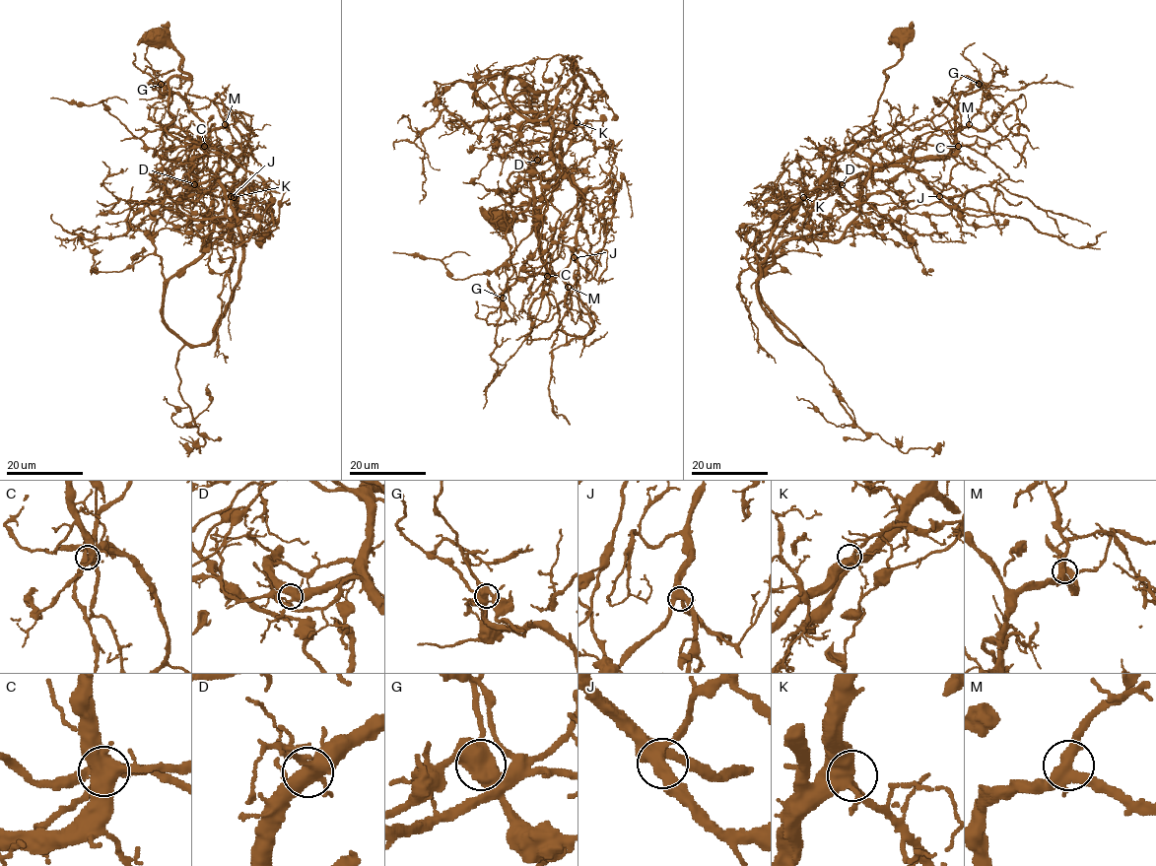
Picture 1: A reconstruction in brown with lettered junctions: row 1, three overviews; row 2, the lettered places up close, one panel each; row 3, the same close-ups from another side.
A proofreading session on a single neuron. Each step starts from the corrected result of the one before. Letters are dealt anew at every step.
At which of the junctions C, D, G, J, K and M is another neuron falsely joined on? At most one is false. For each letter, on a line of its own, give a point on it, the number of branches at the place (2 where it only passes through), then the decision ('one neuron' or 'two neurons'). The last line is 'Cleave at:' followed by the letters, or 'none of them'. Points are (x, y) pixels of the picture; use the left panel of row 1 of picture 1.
C: at (204, 146); 5 branches meet; two neurons
D: at (194, 184); 5 branches meet; one neuron
G: at (161, 84); 5 branches meet; one neuron
J: at (231, 196); 4 branches meet; one neuron
K: at (234, 197); 6 branches meet; one neuron
M: at (225, 124); 4 branches meet; one neuron
Cleave at: C

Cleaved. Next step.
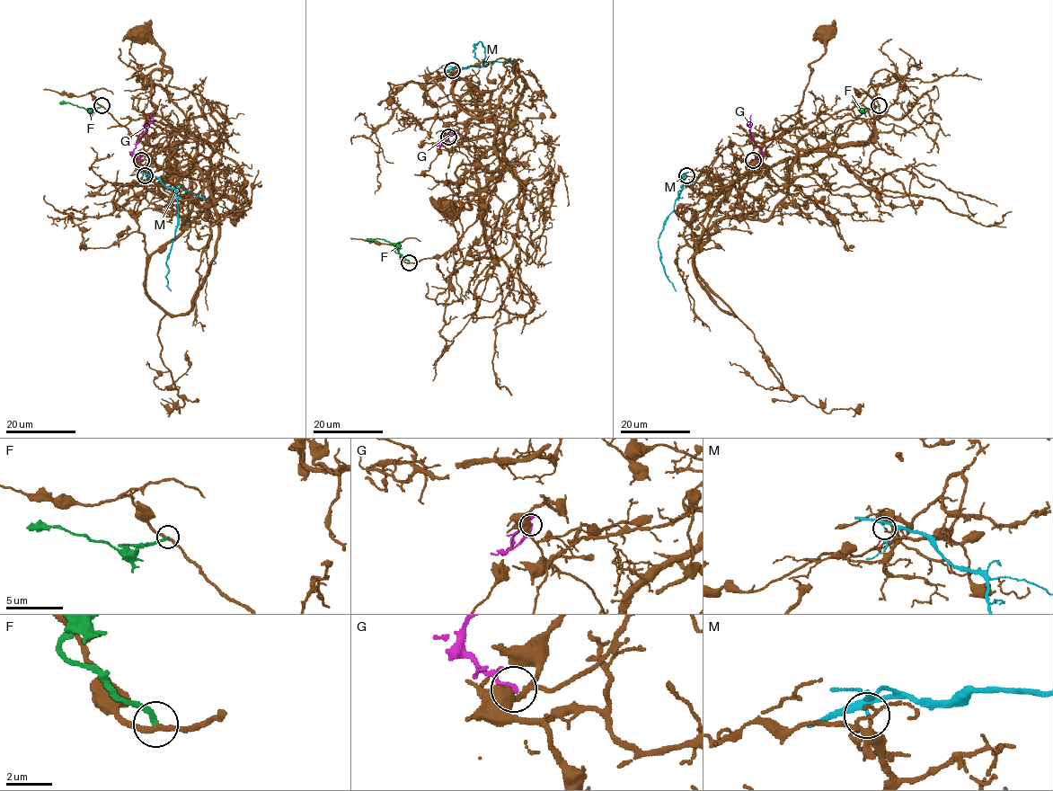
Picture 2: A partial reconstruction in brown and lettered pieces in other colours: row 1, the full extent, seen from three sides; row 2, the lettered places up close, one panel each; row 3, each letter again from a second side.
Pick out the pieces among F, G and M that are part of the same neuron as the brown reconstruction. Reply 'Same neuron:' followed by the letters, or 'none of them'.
Same neuron: none of them

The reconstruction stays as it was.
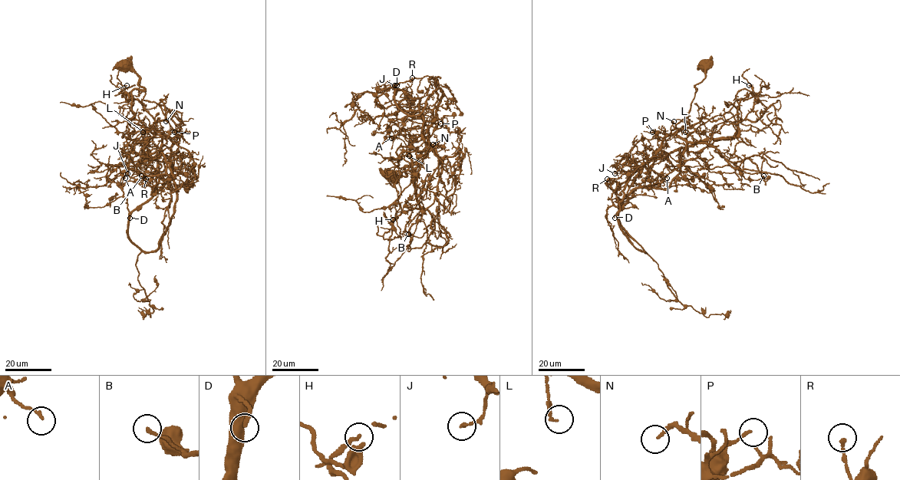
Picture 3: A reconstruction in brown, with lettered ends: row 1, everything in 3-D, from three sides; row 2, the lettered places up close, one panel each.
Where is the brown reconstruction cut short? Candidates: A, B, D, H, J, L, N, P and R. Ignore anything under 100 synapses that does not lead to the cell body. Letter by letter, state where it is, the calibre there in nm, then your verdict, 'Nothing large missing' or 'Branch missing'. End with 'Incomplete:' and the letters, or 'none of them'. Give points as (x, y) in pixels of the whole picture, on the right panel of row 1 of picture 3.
A: Place: (667, 178). Thickness 160 nm. Nothing large missing
B: Place: (763, 175). Thickness 160 nm. Nothing large missing
D: Place: (614, 218). Thickness 220 nm. Branch missing
H: Place: (749, 85). Thickness 180 nm. Nothing large missing
J: Place: (614, 173). Thickness 180 nm. Nothing large missing
L: Place: (685, 132). Thickness 130 nm. Nothing large missing
N: Place: (674, 121). Thickness 190 nm. Nothing large missing
P: Place: (652, 132). Thickness 150 nm. Nothing large missing
R: Place: (607, 179). Thickness 180 nm. Nothing large missing
Incomplete: D

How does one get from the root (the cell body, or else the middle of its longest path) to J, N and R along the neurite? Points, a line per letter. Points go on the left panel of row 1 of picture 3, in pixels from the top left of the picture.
J: (126, 67), (143, 89), (132, 91), (130, 121), (169, 136), (148, 137), (127, 156), (127, 173)
N: (126, 67), (143, 89), (132, 91), (134, 116), (130, 121), (172, 137), (176, 133), (166, 121)
R: (126, 67), (143, 89), (132, 91), (130, 121), (169, 136), (148, 137), (108, 178), (121, 186), (146, 179)

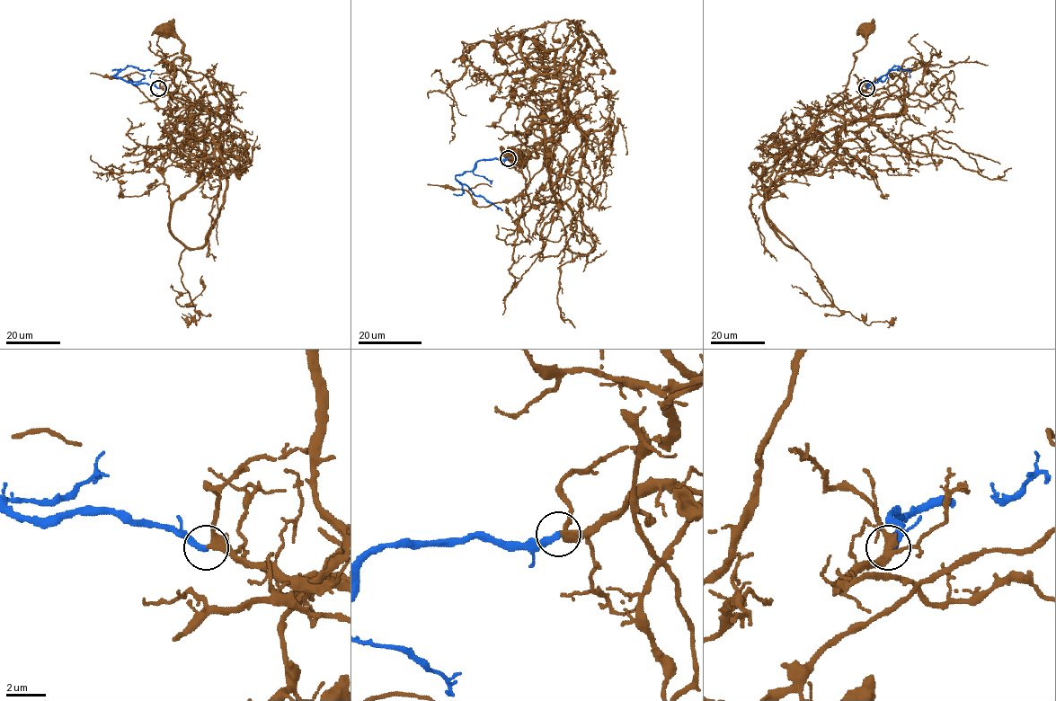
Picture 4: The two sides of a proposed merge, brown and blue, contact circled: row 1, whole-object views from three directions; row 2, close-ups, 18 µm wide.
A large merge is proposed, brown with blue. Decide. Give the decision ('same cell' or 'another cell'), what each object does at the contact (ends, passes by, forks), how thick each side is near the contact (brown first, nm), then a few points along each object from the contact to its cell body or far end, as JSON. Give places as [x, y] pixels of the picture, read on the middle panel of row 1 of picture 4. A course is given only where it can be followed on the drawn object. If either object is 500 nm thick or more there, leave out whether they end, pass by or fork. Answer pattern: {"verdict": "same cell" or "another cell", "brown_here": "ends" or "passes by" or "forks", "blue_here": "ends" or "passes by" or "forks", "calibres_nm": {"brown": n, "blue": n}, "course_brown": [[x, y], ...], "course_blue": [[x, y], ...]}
{"verdict": "same cell", "brown_here": "passes by", "blue_here": "ends", "calibres_nm": {"brown": 380, "blue": 320}, "course_brown": [[508, 157], [535, 151], [564, 105], [525, 120], [526, 145], [543, 145], [536, 157], [519, 159]], "course_blue": [[508, 158], [480, 160], [472, 170], [455, 176], [475, 195], [483, 196], [500, 208], [498, 209]]}

